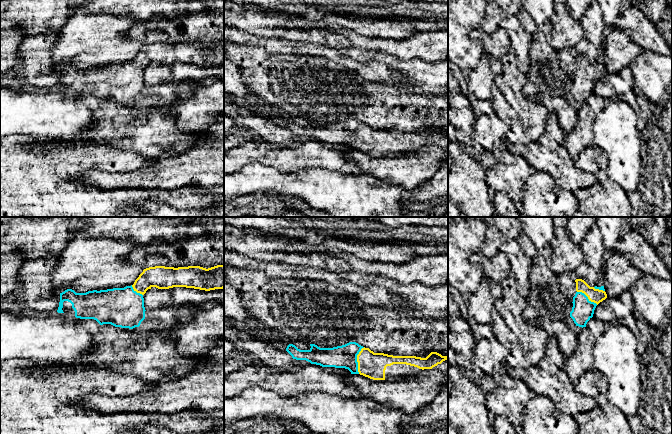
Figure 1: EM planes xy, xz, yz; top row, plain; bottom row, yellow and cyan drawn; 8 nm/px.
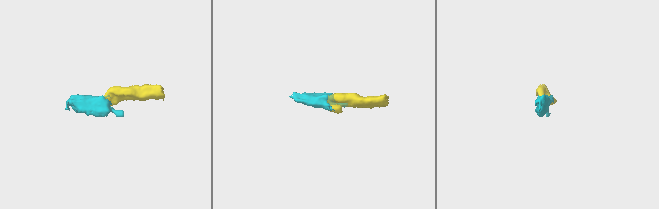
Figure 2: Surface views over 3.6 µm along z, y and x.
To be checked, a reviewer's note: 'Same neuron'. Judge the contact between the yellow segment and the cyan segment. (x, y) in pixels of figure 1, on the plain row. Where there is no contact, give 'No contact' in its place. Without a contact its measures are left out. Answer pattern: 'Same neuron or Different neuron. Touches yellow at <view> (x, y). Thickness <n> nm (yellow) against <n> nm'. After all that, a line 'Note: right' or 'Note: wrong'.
Same neuron. Touches yellow at xz (357, 136). Thickness 200 nm (yellow) against 190 nm
Note: right

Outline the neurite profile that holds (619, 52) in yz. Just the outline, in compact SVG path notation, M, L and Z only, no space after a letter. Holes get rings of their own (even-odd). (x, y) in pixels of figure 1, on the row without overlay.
M613 27L607 30L604 42L604 65L608 74L619 74L642 53L622 30Z

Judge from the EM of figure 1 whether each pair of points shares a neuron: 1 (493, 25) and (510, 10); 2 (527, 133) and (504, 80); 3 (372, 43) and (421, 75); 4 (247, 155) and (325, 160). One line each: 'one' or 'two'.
1: one
2: one
3: two
4: one

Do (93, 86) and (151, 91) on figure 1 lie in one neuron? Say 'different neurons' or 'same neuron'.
same neuron

